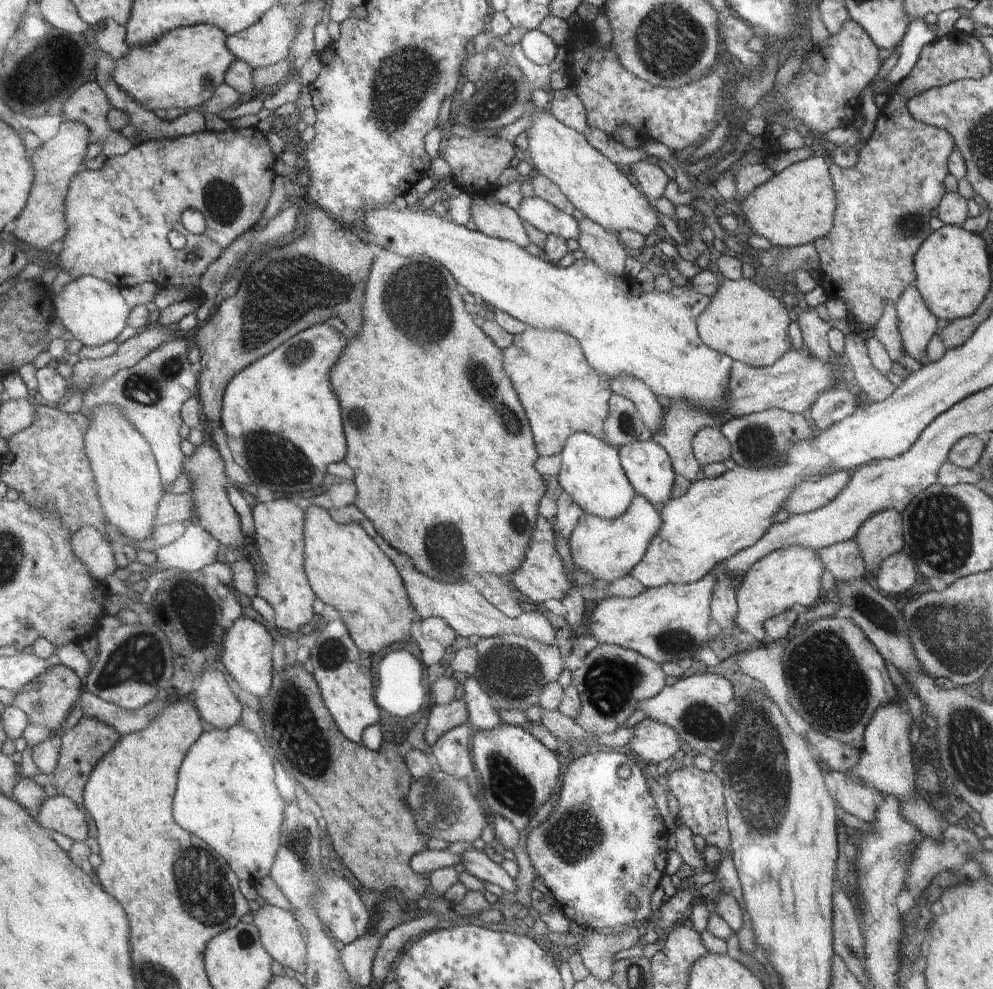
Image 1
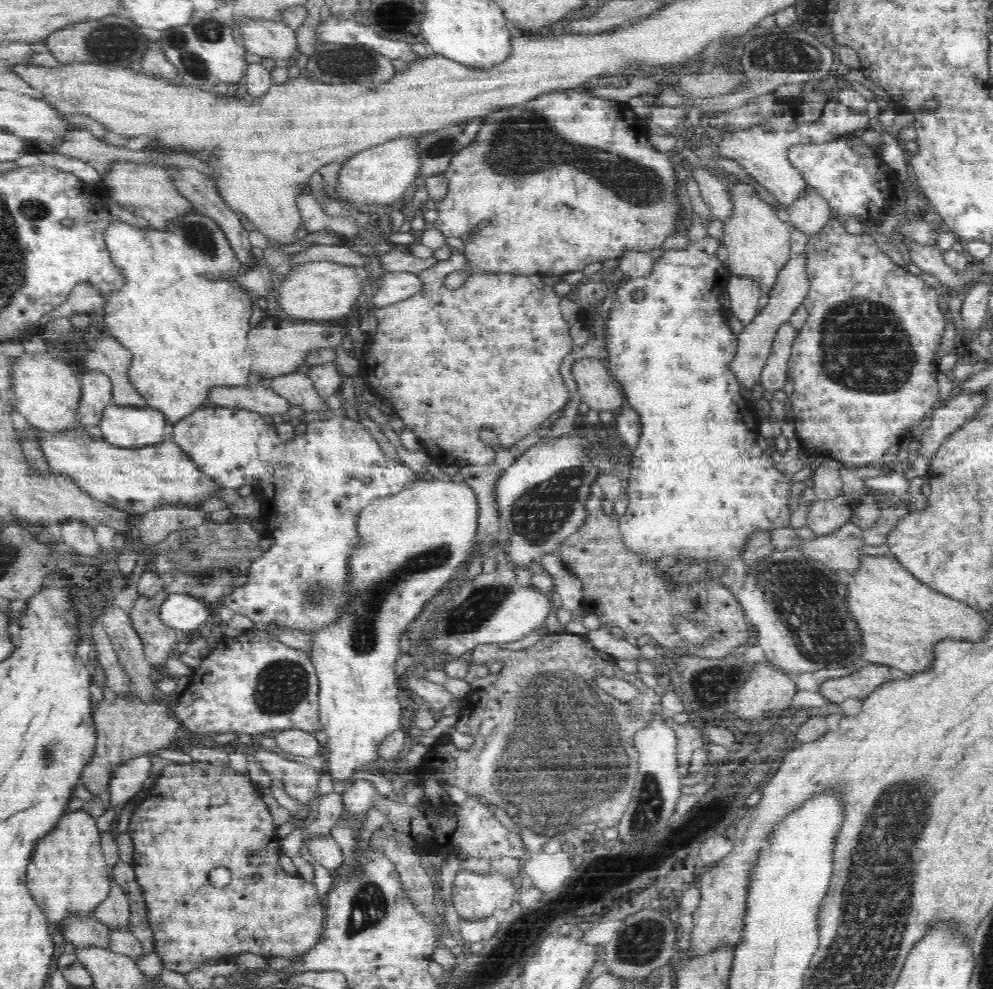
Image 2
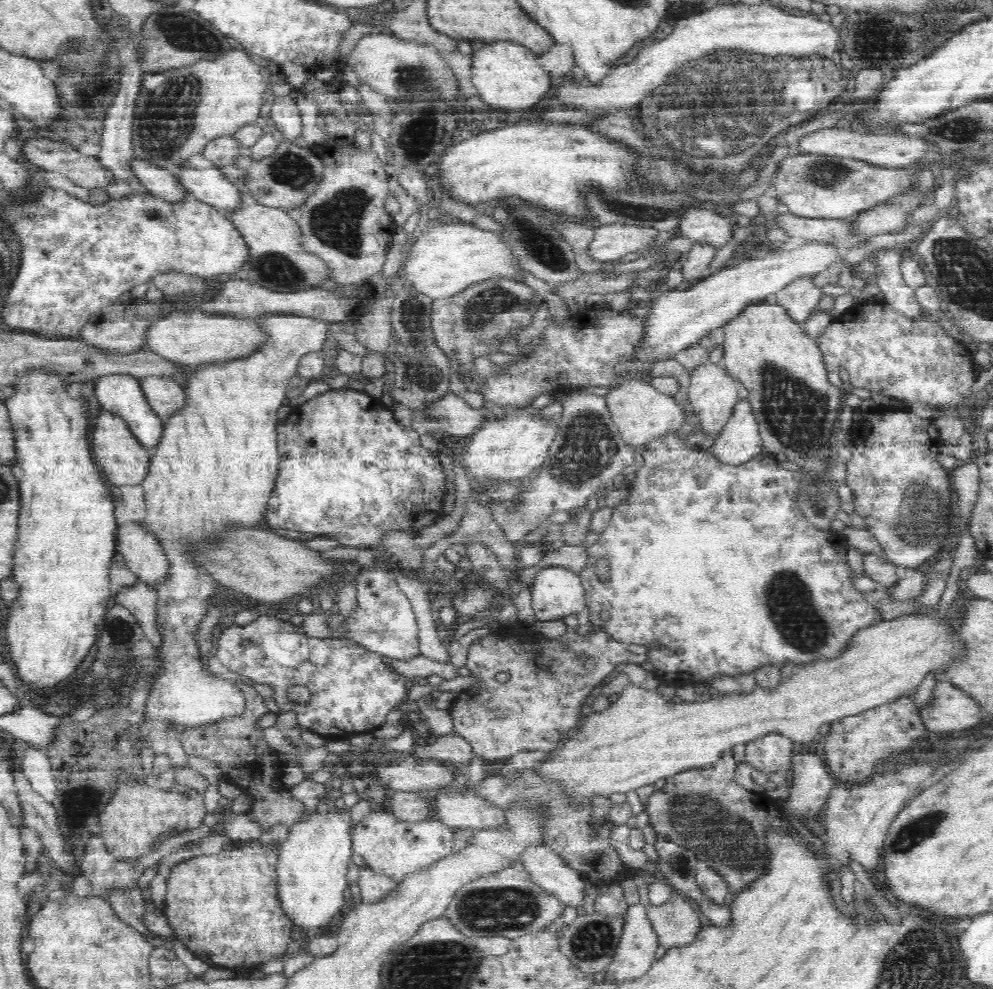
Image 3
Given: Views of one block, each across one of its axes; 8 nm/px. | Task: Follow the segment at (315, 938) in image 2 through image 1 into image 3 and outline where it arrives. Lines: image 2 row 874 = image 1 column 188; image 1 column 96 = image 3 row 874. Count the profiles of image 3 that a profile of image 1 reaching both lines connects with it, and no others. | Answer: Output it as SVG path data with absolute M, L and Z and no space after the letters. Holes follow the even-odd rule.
M255 840L231 843L227 850L219 854L196 856L171 868L162 909L177 940L210 967L229 967L238 973L249 973L267 960L279 958L290 942L294 926L280 914L280 907L276 906L276 899L273 898L278 861L278 855Z

